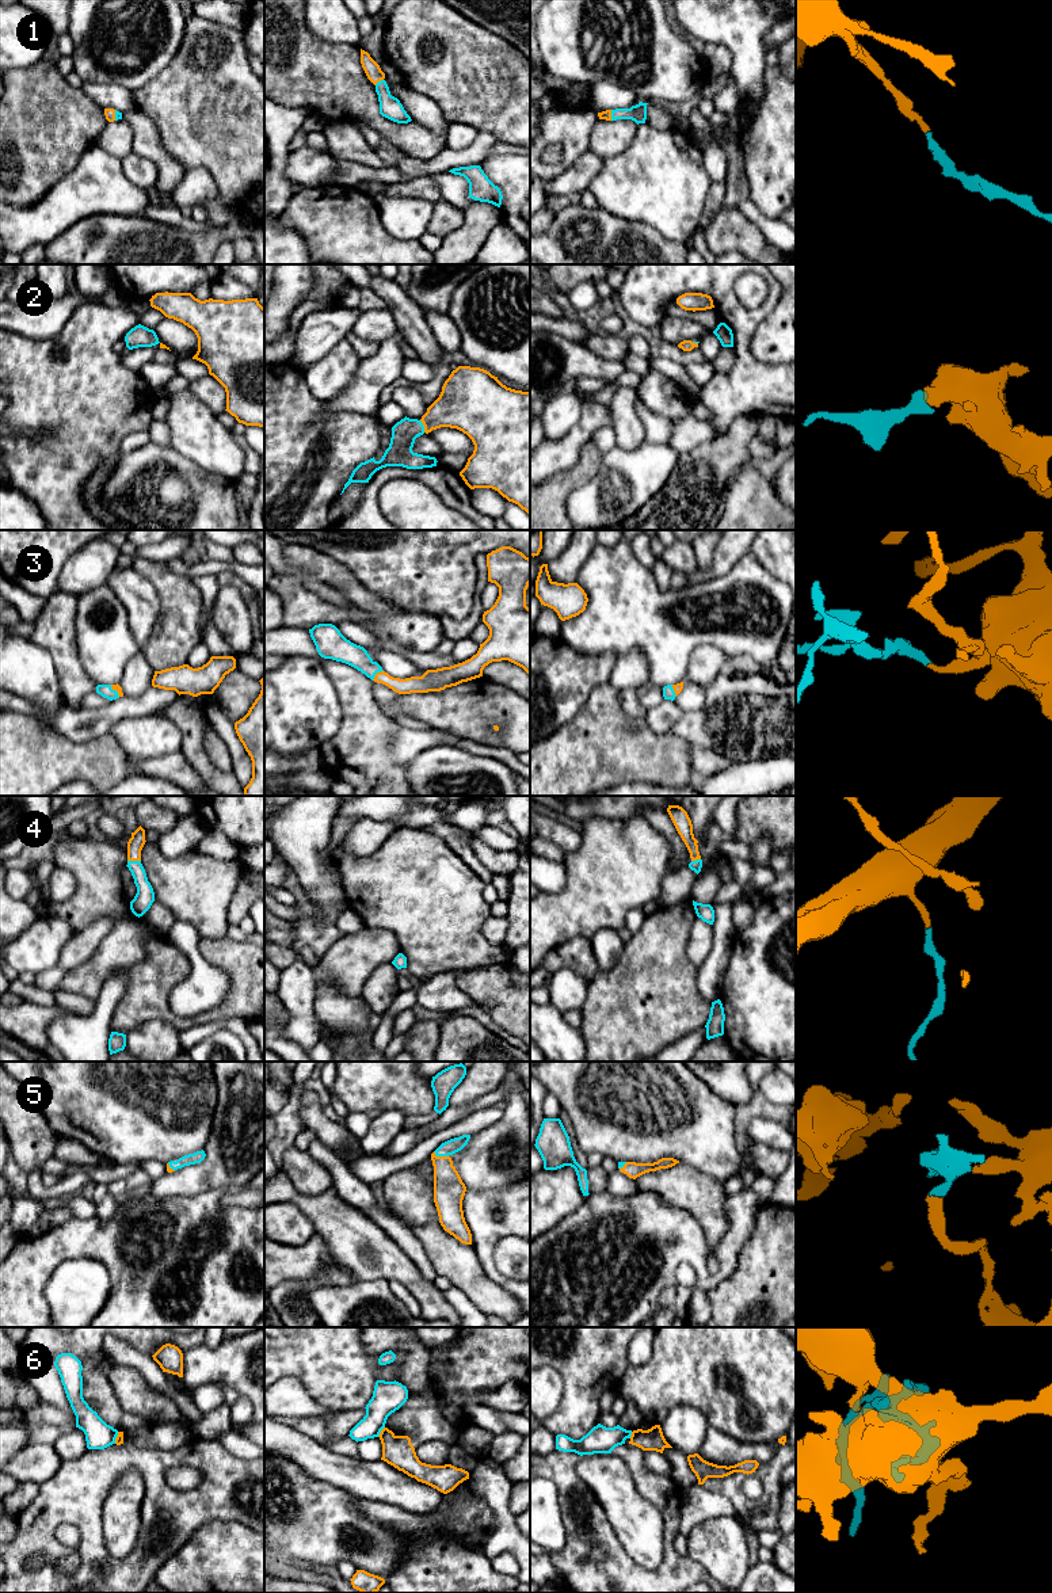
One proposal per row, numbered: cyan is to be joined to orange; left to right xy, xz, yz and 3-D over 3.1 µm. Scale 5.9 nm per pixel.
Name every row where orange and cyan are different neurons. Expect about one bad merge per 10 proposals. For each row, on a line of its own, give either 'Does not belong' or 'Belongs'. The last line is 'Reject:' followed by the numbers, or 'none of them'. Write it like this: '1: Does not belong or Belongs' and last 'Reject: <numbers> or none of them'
1: Belongs
2: Belongs
3: Belongs
4: Belongs
5: Belongs
6: Does not belong
Reject: 6

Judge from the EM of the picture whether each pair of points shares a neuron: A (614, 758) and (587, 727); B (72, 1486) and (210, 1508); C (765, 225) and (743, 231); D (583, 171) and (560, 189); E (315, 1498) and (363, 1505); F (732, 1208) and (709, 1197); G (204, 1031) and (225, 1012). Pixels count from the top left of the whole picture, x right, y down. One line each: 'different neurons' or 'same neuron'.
A: same neuron
B: same neuron
C: different neurons
D: same neuron
E: different neurons
F: different neurons
G: different neurons

